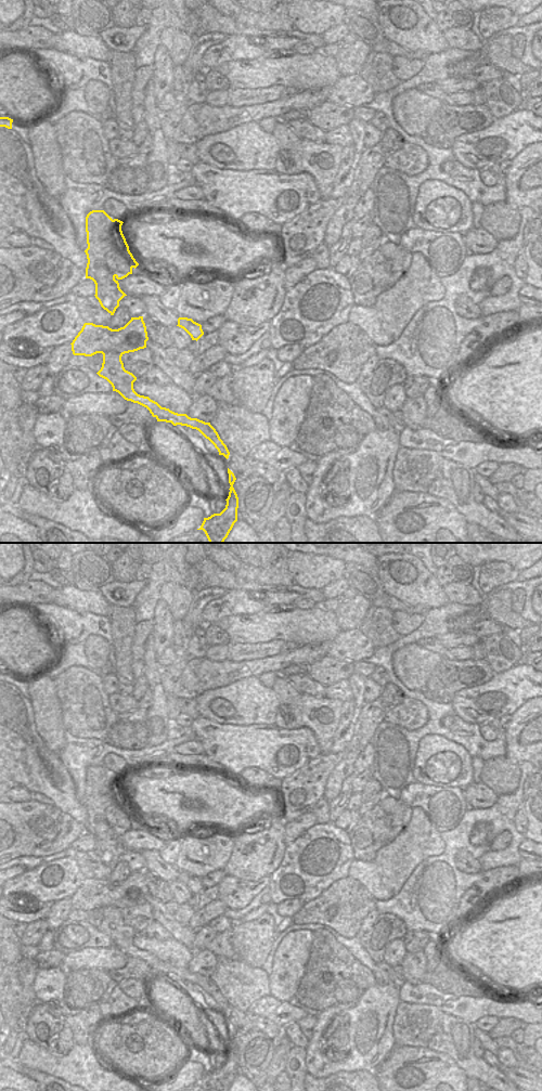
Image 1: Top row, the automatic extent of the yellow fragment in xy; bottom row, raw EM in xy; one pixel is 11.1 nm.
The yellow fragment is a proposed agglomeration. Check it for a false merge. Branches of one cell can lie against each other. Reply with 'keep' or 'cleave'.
cleave

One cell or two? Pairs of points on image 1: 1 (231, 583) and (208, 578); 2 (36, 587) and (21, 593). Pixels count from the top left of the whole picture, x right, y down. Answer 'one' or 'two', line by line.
1: one
2: one

